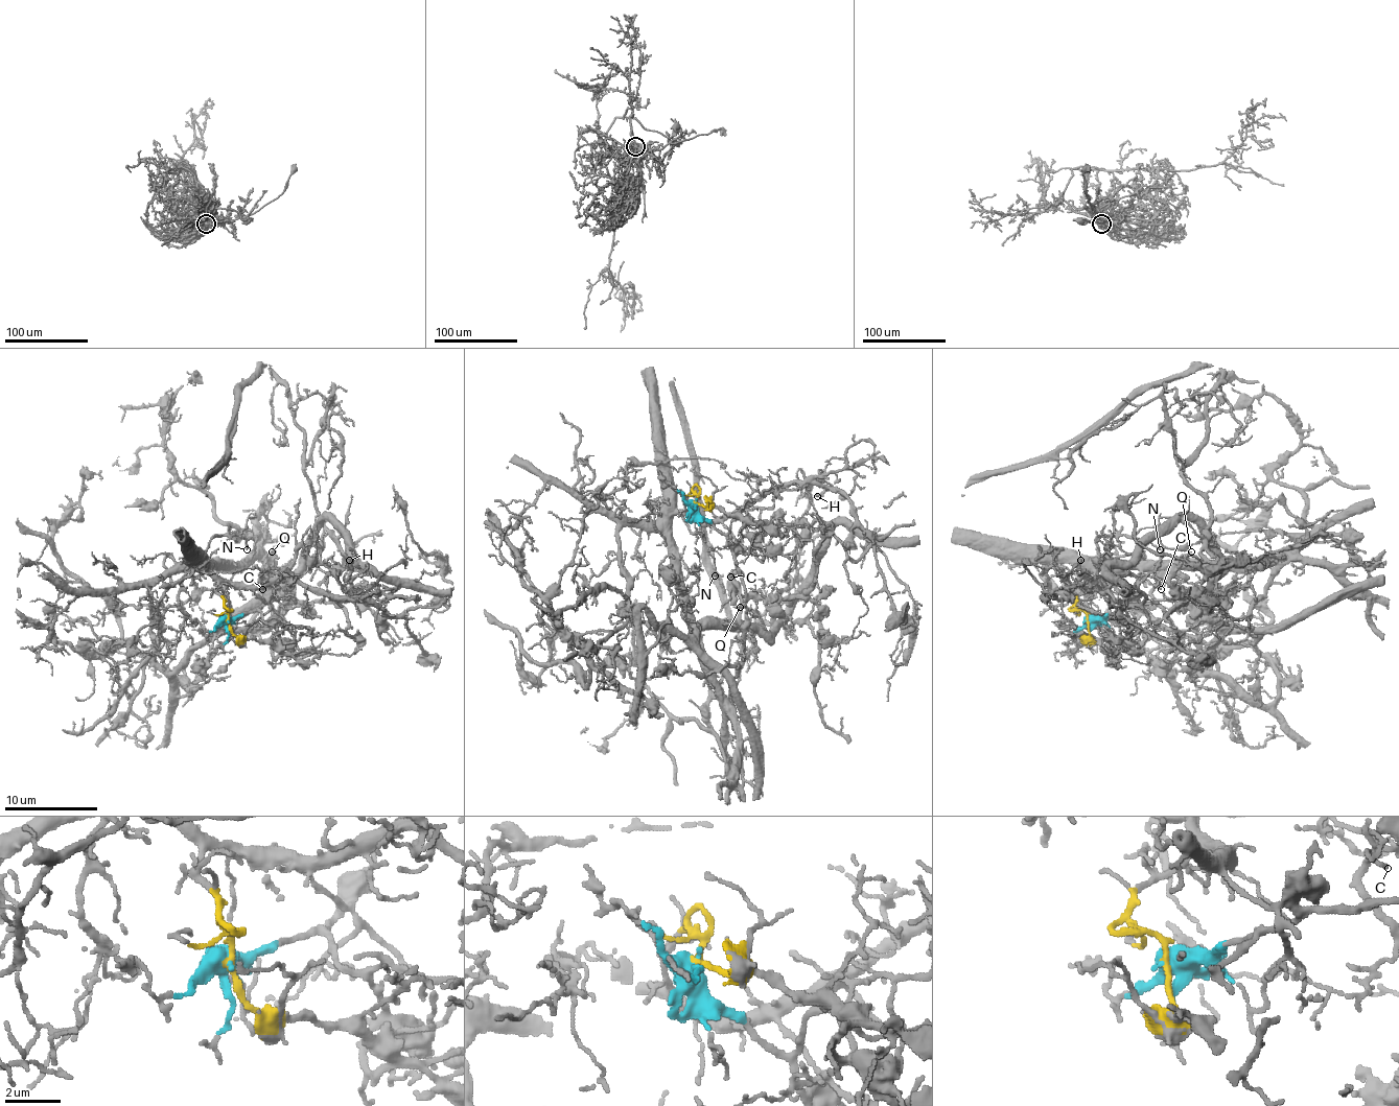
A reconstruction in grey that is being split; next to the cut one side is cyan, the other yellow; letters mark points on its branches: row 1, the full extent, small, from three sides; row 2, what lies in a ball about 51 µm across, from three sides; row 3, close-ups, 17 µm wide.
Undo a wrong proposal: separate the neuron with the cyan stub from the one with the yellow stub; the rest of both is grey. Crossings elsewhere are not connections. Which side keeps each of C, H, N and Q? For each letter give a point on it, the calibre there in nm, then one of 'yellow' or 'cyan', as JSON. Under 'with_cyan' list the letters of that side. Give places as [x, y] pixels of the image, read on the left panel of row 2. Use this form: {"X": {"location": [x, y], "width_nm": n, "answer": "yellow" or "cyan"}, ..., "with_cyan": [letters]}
{"C": {"location": [262, 589], "width_nm": 110, "answer": "cyan"}, "H": {"location": [349, 560], "width_nm": 140, "answer": "yellow"}, "N": {"location": [247, 549], "width_nm": 150, "answer": "yellow"}, "Q": {"location": [272, 551], "width_nm": 140, "answer": "cyan"}, "with_cyan": ["C", "Q"]}

